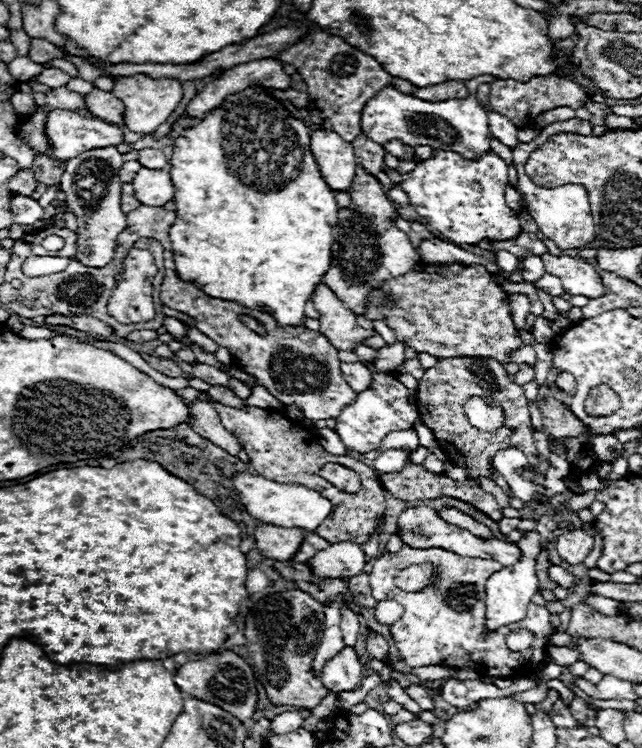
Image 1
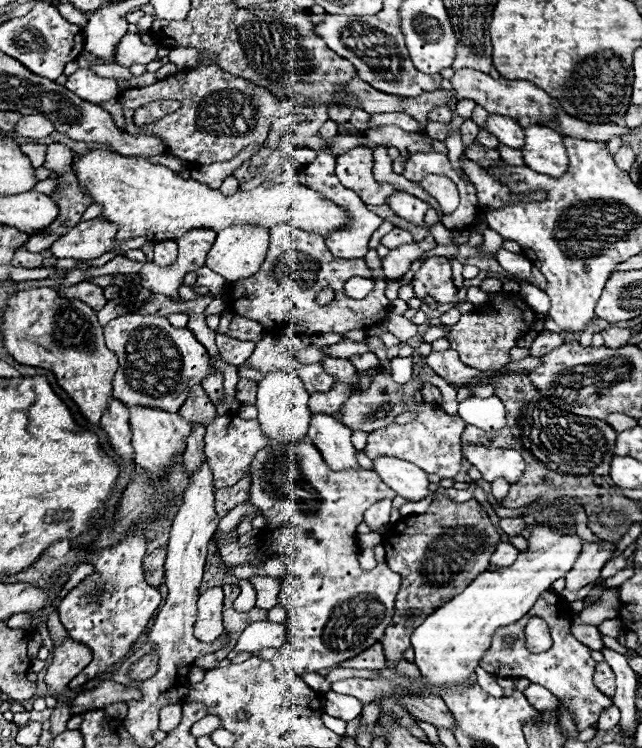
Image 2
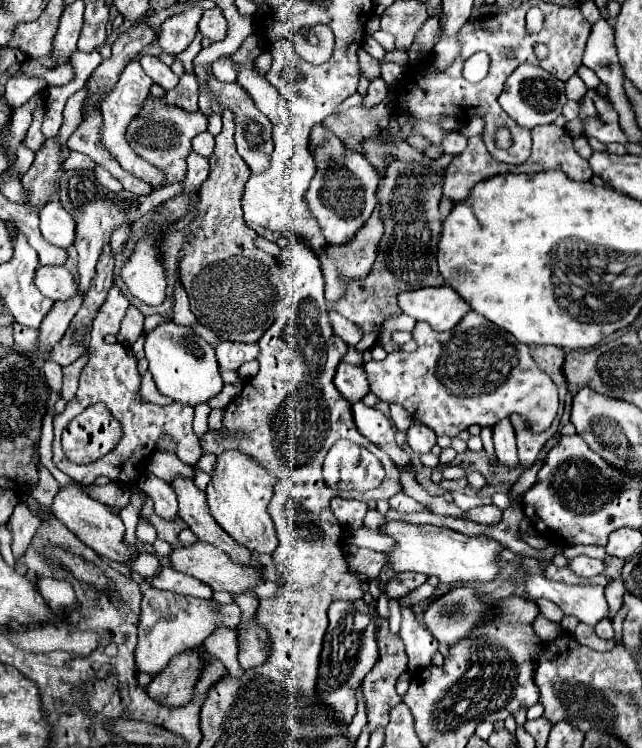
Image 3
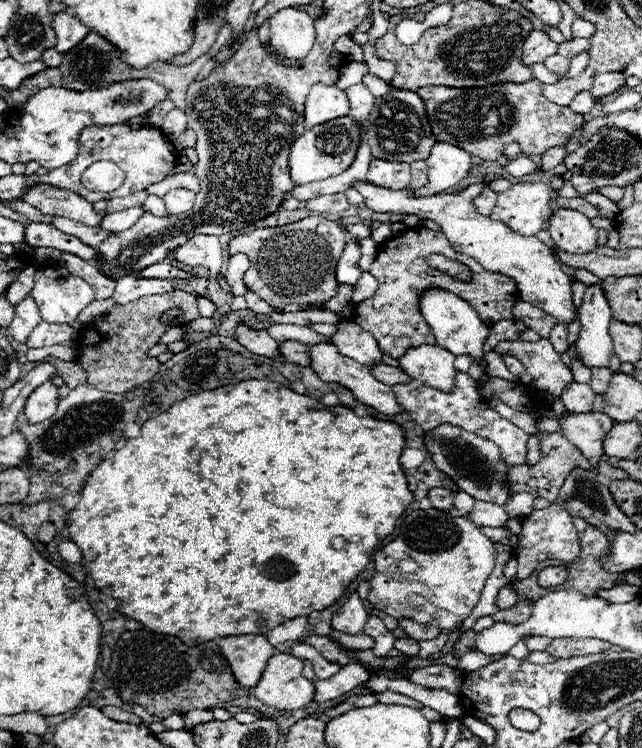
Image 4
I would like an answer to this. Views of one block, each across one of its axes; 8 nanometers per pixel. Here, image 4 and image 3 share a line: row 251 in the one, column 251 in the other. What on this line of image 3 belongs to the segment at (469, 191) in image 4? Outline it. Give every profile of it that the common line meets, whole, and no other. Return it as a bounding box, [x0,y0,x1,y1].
[206,450,278,554]

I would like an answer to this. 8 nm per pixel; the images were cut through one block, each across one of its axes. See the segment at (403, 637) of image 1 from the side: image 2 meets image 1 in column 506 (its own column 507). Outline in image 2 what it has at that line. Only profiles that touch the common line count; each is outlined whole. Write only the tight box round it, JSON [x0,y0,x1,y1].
[480,590,612,732]

